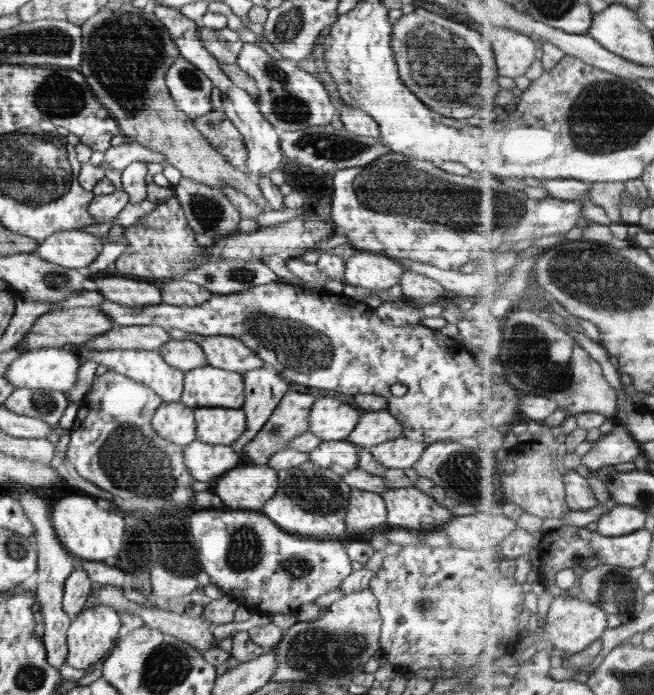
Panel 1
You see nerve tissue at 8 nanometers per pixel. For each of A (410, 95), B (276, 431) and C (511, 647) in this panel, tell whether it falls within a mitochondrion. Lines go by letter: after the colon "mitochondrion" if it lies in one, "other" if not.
A: mitochondrion
B: mitochondrion
C: other

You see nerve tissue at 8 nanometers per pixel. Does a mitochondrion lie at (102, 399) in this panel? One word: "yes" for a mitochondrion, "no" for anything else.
no

